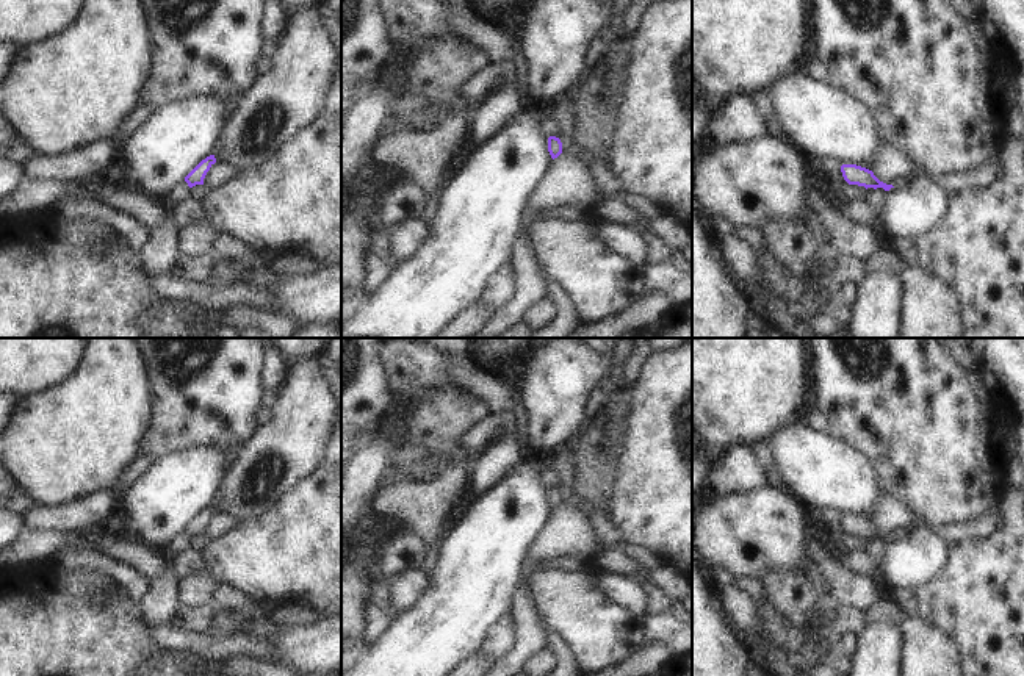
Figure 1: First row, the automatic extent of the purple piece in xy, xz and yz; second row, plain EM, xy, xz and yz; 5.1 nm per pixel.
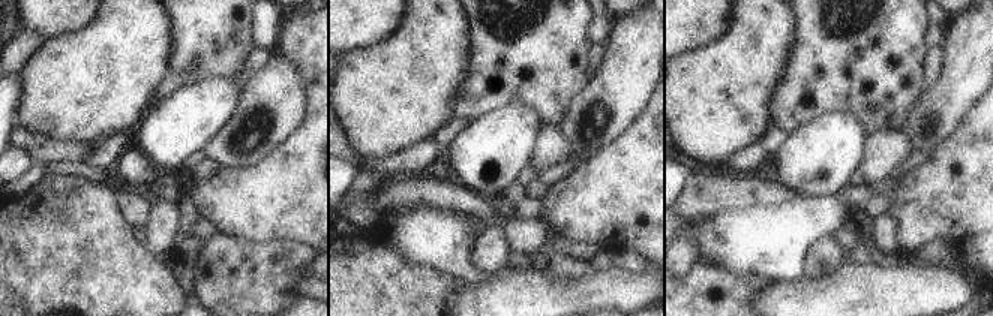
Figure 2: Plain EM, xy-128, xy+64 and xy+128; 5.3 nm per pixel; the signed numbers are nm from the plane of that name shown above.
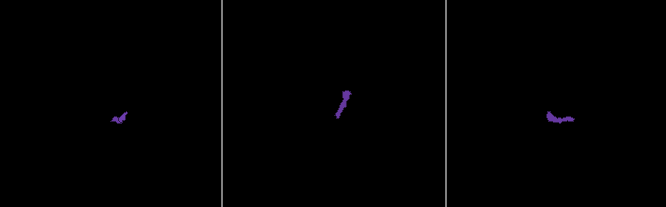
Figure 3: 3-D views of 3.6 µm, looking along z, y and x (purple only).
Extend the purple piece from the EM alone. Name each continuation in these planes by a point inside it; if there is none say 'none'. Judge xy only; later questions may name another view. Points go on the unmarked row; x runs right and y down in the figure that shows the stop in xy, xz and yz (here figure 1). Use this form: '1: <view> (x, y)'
1: xy (284, 453)

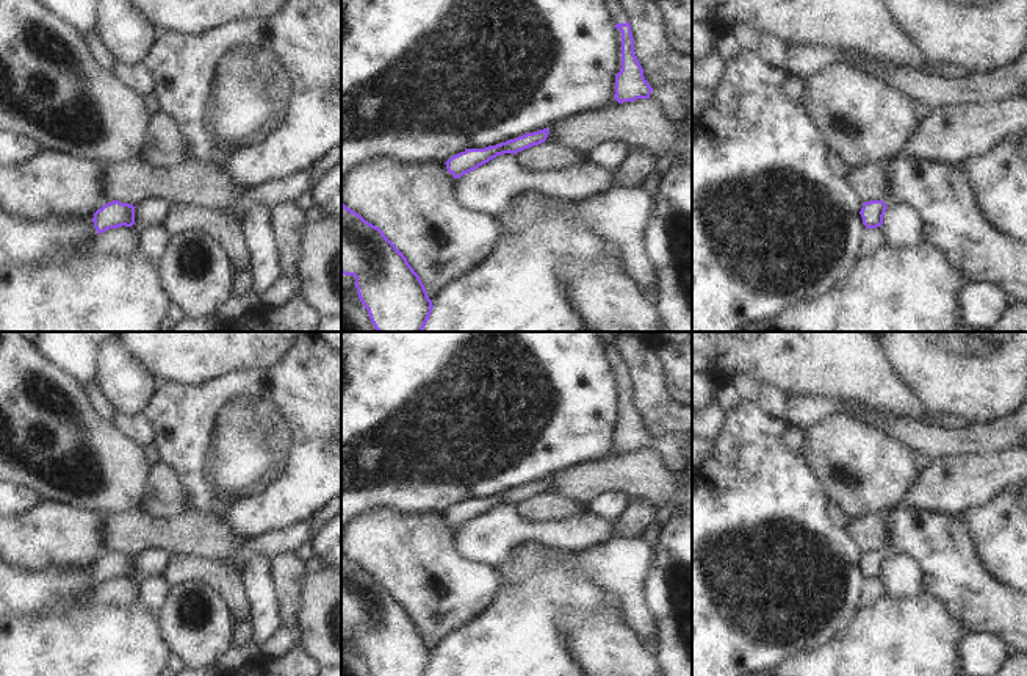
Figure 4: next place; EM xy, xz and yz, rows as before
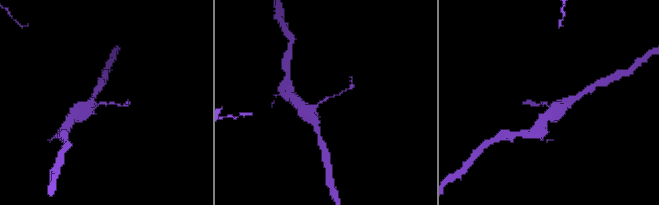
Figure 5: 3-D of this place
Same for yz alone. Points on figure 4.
none

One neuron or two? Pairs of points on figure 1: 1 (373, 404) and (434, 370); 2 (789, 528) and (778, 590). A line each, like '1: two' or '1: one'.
1: two
2: two

